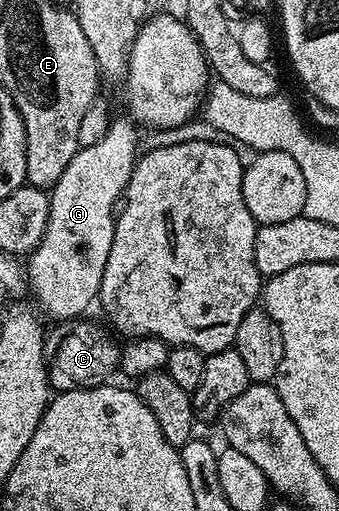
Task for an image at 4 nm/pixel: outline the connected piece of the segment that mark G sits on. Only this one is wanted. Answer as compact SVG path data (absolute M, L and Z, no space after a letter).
M114 118L101 140L86 147L78 146L75 157L71 157L71 165L63 169L63 177L59 177L51 189L47 229L39 245L28 256L29 263L27 259L27 287L33 290L38 305L53 319L76 320L81 317L76 315L83 314L92 303L94 306L100 296L107 253L111 253L115 212L139 158L138 138L138 128L128 118Z

